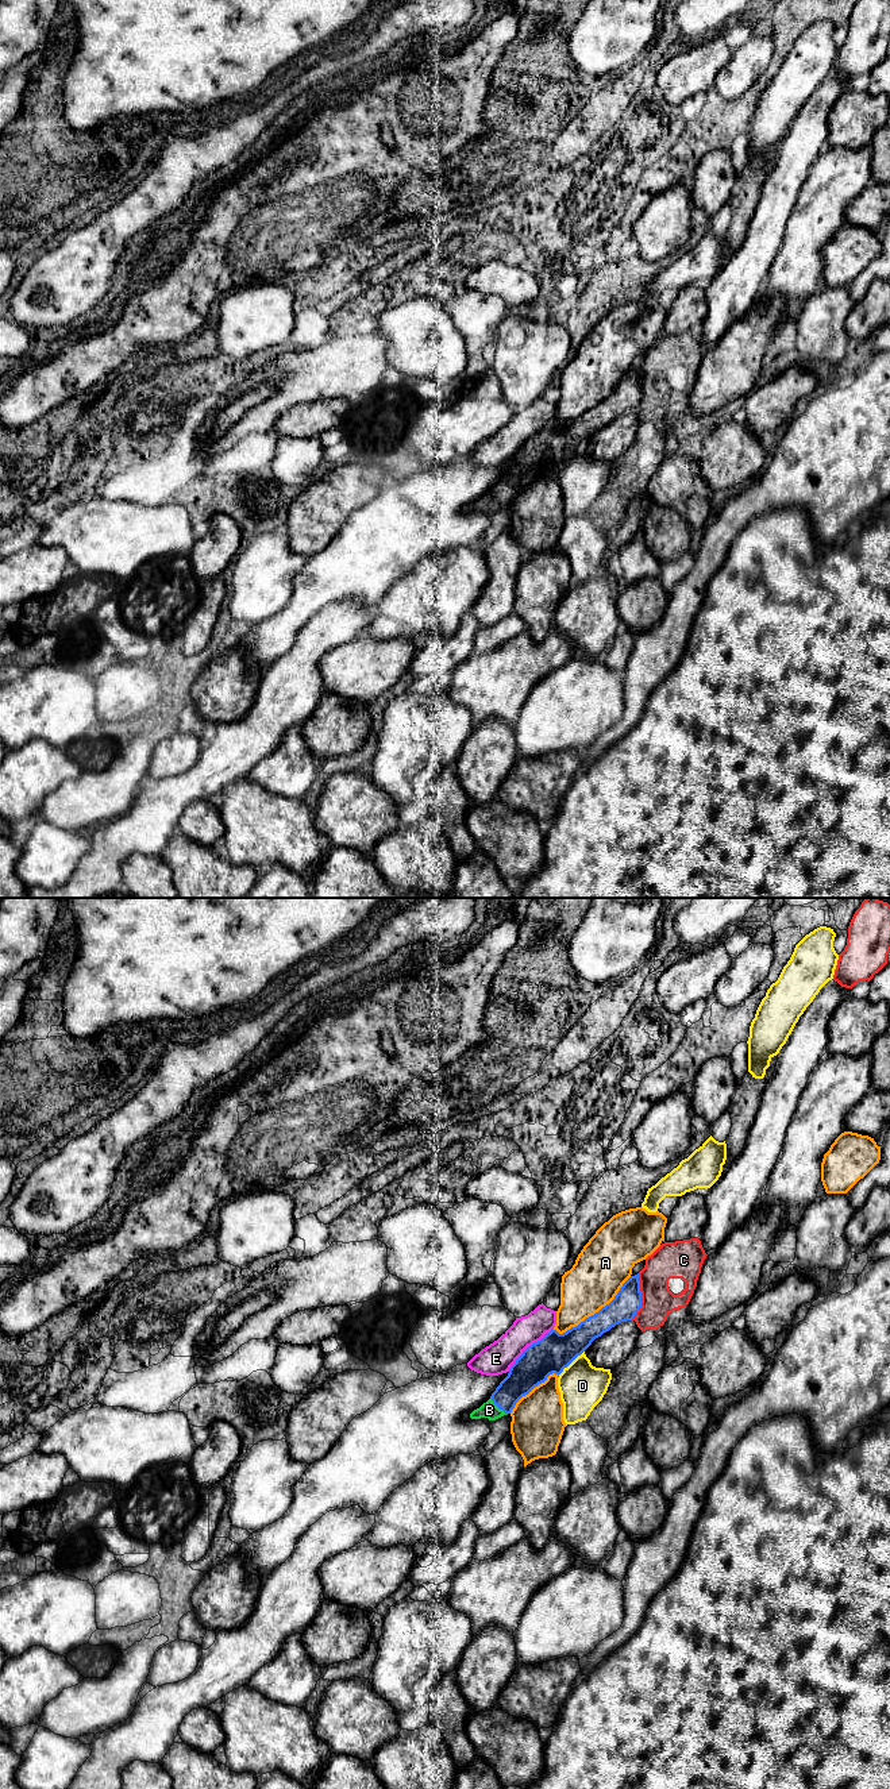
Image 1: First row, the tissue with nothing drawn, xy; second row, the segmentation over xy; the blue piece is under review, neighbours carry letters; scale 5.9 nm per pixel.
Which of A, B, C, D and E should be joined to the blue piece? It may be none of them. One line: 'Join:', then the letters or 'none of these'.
Join: B

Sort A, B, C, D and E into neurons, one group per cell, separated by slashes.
A / B / C / D / E

